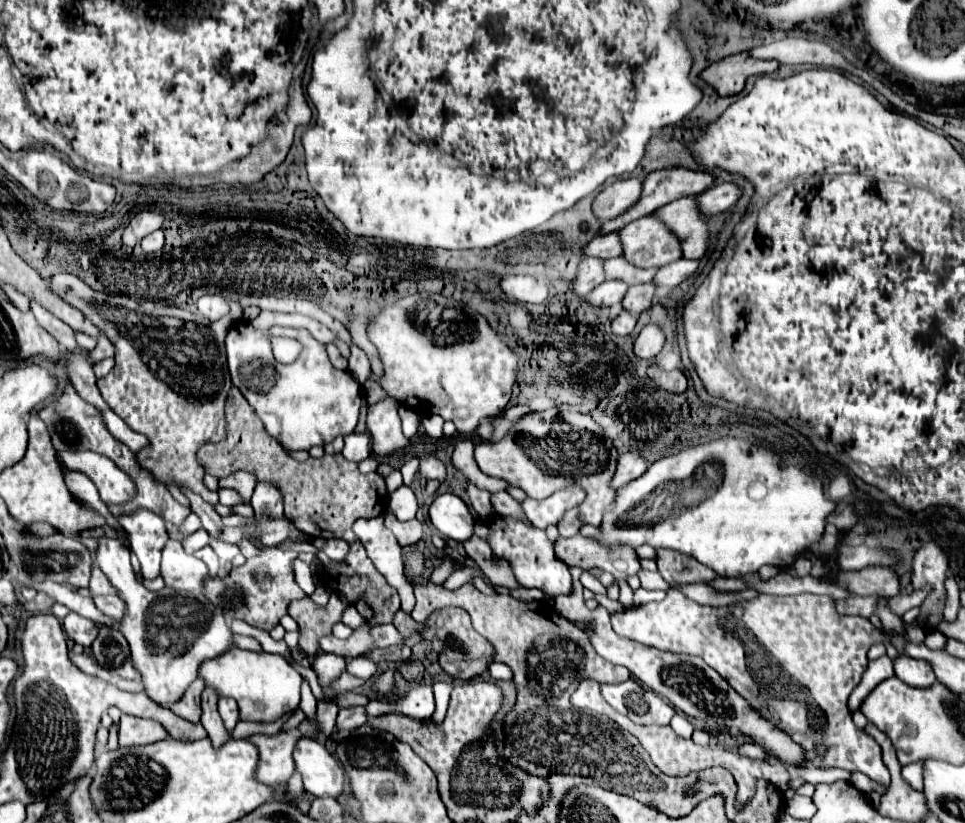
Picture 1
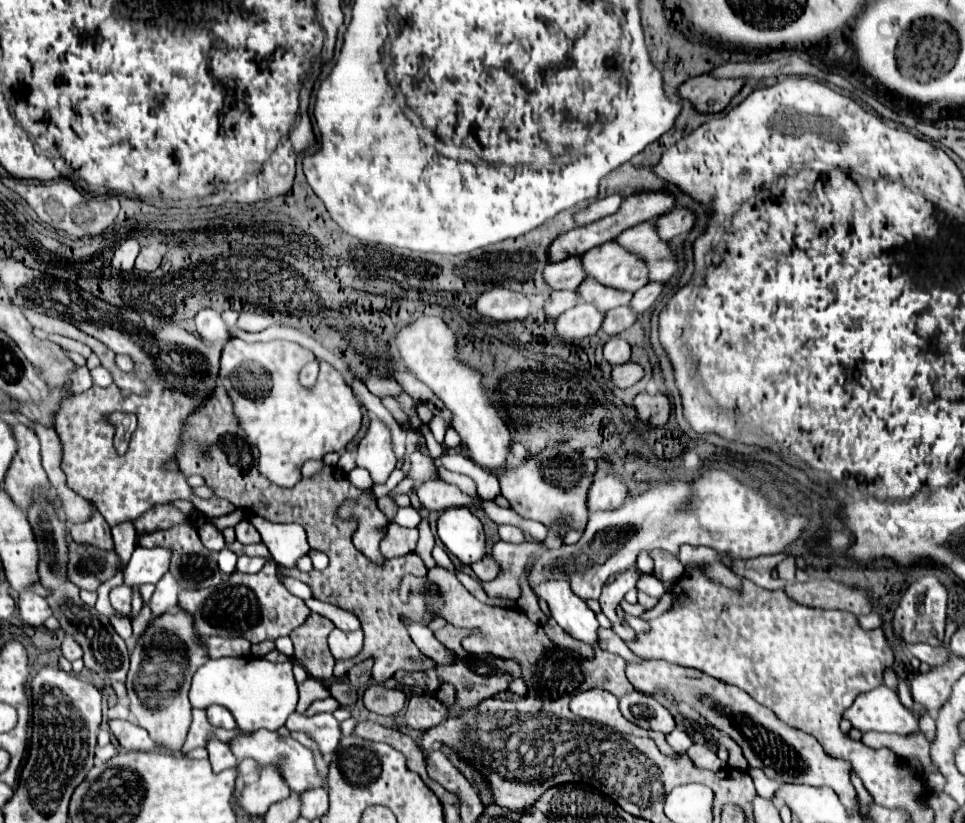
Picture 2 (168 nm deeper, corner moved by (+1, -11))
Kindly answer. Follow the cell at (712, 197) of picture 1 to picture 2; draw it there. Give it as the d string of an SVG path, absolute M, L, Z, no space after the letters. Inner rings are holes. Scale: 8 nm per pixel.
M676 206L668 214L664 214L656 220L656 230L658 230L660 238L672 240L680 234L690 232L694 228L694 222L696 222L696 212L694 210Z

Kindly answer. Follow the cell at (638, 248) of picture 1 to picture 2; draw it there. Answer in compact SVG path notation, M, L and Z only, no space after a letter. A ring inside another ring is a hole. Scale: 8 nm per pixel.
M614 240L588 250L582 256L582 264L588 276L594 276L610 288L636 292L648 284L648 266L644 260L634 252L620 248Z

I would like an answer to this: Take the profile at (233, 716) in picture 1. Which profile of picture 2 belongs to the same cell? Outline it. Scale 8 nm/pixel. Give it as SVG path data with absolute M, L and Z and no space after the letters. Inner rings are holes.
M210 706L206 710L208 714L208 720L212 726L218 726L218 728L226 728L226 730L234 730L236 728L236 722L234 722L234 716L224 708L224 706Z

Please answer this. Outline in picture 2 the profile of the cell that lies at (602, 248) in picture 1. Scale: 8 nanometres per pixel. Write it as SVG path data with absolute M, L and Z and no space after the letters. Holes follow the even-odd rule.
M578 256L548 264L544 268L544 278L546 278L548 286L552 286L554 290L576 290L578 284L586 280L584 268L580 268Z

